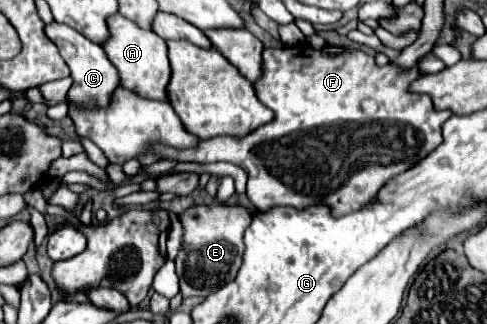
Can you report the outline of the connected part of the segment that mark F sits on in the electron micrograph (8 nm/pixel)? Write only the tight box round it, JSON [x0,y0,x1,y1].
[141,42,449,218]

